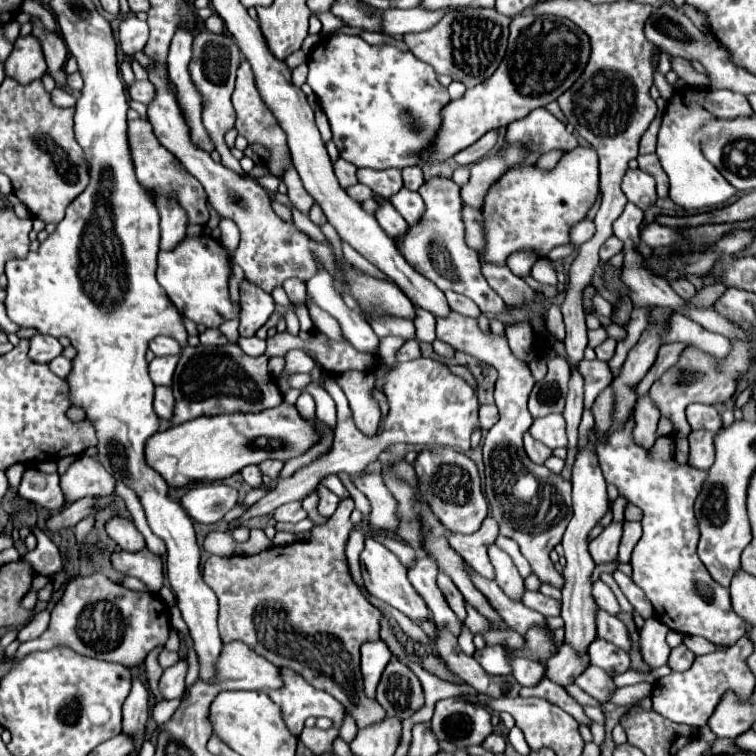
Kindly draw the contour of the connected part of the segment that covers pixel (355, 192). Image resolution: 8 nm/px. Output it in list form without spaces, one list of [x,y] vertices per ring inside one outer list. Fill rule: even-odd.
[[[362,183],[350,185],[350,187],[346,189],[346,193],[348,193],[354,201],[358,201],[358,203],[362,203],[362,201],[366,201],[366,199],[374,199],[374,191],[370,191],[370,187],[366,187],[366,185],[362,185]]]

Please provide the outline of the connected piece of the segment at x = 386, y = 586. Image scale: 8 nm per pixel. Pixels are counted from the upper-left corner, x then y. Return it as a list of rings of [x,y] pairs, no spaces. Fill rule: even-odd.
[[[368,537],[364,543],[364,551],[360,553],[360,567],[362,567],[362,579],[364,579],[364,587],[378,599],[386,601],[388,605],[396,607],[398,611],[402,611],[406,617],[410,619],[426,619],[428,617],[428,607],[424,603],[424,599],[414,591],[414,587],[410,585],[408,577],[406,577],[406,567],[400,563],[400,559],[388,551],[382,543],[378,543],[376,539]]]

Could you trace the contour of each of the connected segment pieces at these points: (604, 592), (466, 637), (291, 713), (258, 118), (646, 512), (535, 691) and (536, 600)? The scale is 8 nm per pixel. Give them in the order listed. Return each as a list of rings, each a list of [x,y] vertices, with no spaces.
[[[596,581],[592,595],[594,595],[594,601],[598,603],[598,607],[602,607],[604,611],[608,611],[608,613],[612,613],[612,615],[618,615],[618,613],[620,613],[620,605],[618,605],[612,589],[610,589],[606,583]]]
[[[464,625],[464,627],[462,627],[462,635],[458,637],[458,643],[460,643],[460,647],[464,649],[464,653],[468,656],[473,656],[474,651],[476,651],[473,639],[474,635],[472,635],[470,629]]]
[[[280,669],[286,687],[282,691],[268,691],[268,697],[284,711],[284,721],[292,735],[300,735],[304,721],[308,717],[328,717],[334,721],[334,727],[340,729],[344,721],[344,707],[326,691],[310,687],[298,673],[290,669]]]
[[[242,59],[240,67],[238,67],[238,77],[236,77],[236,91],[232,95],[232,103],[234,103],[234,109],[236,109],[236,127],[238,127],[238,133],[242,137],[246,137],[248,143],[260,143],[264,145],[268,151],[270,151],[270,159],[268,159],[268,169],[276,175],[276,177],[282,177],[282,169],[288,167],[292,161],[290,161],[290,151],[288,151],[288,145],[286,145],[286,139],[284,139],[284,131],[282,127],[278,125],[276,117],[272,115],[272,111],[266,107],[266,103],[262,101],[262,97],[258,95],[258,89],[256,89],[256,83],[254,83],[254,75],[250,71],[250,63],[246,59]]]
[[[608,385],[594,401],[592,415],[596,419],[596,431],[606,435],[606,441],[594,445],[602,475],[606,483],[616,485],[620,495],[642,509],[642,539],[632,553],[632,581],[646,593],[654,605],[654,617],[666,623],[672,631],[682,635],[700,635],[714,645],[730,647],[738,637],[746,633],[746,621],[734,615],[730,605],[730,591],[722,589],[712,579],[704,563],[696,553],[698,545],[698,521],[694,515],[694,501],[706,479],[706,471],[700,471],[688,463],[678,461],[654,461],[648,449],[640,447],[632,439],[634,417],[608,435],[614,425],[614,389]]]
[[[542,679],[542,683],[538,683],[538,687],[522,687],[520,689],[520,697],[540,697],[546,699],[558,707],[562,707],[566,713],[570,713],[578,723],[582,725],[592,725],[592,719],[586,717],[584,709],[566,693],[564,687],[558,687],[556,683],[550,683],[550,679]]]
[[[526,589],[524,595],[522,595],[522,603],[526,607],[542,613],[544,617],[548,617],[548,615],[560,615],[560,603],[554,601],[552,597],[546,597],[546,595],[538,593],[538,591],[528,591]]]

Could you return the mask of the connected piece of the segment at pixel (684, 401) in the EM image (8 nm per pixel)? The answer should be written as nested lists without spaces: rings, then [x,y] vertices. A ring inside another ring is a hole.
[[[732,341],[732,353],[726,359],[716,359],[712,355],[706,355],[704,351],[698,351],[696,347],[688,347],[680,361],[668,369],[658,381],[654,381],[654,385],[650,387],[650,397],[652,401],[658,405],[658,409],[662,411],[664,417],[672,419],[674,423],[674,435],[678,437],[688,437],[690,433],[690,425],[686,421],[684,409],[690,403],[706,403],[706,405],[714,405],[714,403],[722,403],[726,399],[732,397],[738,379],[742,379],[748,371],[748,365],[752,363],[752,355],[746,347],[746,343],[734,343]]]

